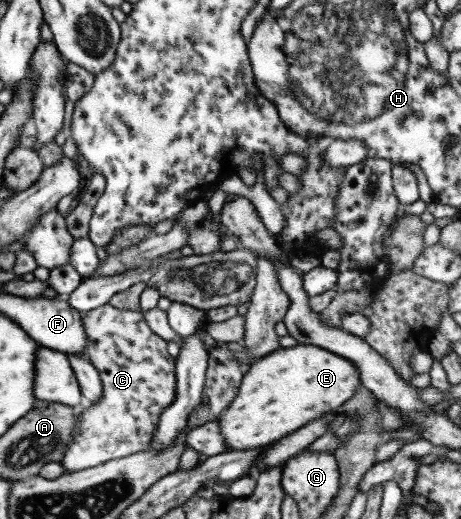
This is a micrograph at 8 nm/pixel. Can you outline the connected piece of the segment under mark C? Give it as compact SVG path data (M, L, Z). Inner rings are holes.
M102 304L82 313L82 329L86 335L84 353L92 366L98 371L102 381L102 396L98 402L90 405L78 414L76 434L70 440L60 465L64 472L81 471L105 463L110 459L119 459L140 451L145 451L158 425L160 413L174 399L176 386L175 359L166 350L166 341L147 327L140 312L118 310L110 304Z

